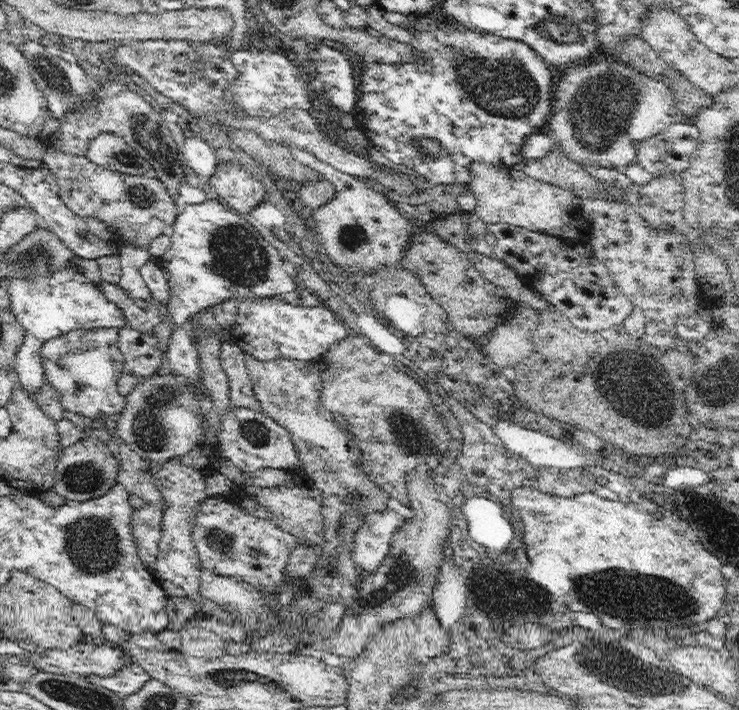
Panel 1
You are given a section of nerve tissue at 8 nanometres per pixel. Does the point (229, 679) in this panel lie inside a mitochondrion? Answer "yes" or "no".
yes

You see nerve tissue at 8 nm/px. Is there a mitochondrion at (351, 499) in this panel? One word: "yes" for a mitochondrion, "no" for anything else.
yes

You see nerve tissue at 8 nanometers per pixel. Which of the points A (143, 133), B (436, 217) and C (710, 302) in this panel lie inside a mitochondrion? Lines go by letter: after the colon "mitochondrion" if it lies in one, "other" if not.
A: mitochondrion
B: other
C: other

